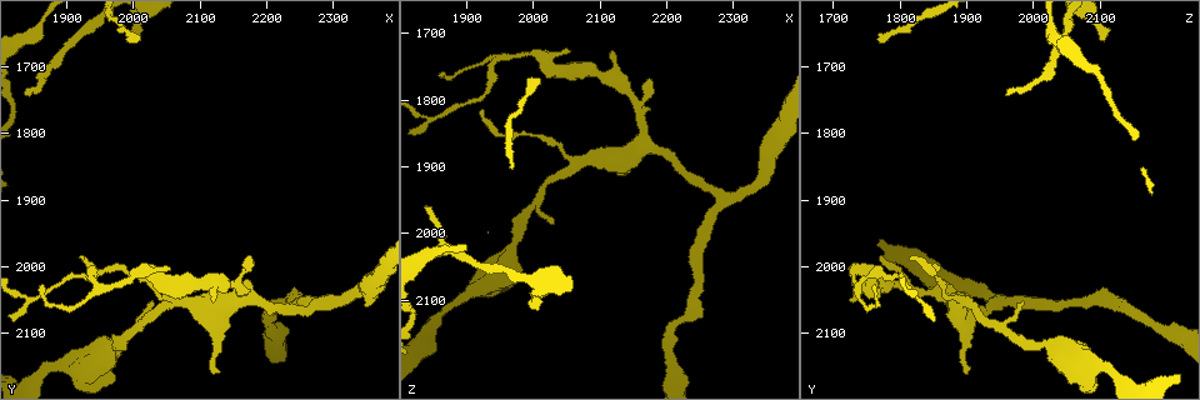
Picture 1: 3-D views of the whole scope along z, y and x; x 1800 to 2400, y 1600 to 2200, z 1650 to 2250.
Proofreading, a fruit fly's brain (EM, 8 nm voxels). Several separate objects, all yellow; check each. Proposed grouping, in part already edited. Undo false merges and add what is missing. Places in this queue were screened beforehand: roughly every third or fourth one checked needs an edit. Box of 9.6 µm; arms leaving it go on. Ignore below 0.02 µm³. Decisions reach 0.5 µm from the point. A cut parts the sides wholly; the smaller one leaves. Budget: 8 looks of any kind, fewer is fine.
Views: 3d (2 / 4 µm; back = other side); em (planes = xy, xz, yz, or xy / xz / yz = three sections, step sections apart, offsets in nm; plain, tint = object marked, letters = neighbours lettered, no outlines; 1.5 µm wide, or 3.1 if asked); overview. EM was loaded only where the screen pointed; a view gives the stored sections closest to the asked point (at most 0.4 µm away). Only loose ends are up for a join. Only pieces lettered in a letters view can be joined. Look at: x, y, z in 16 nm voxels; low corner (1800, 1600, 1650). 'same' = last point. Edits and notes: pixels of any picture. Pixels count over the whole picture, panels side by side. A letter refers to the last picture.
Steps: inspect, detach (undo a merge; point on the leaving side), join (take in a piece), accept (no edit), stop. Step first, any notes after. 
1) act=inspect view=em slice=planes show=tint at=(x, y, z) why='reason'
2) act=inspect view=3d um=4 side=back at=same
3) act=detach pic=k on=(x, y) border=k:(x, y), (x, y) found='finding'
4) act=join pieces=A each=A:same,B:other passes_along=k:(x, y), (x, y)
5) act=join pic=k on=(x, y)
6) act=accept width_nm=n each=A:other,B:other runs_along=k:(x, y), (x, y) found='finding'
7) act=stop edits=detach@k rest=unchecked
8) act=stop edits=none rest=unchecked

act=inspect view=3d um=2 at=(1995, 1665, 2105) why='free end'

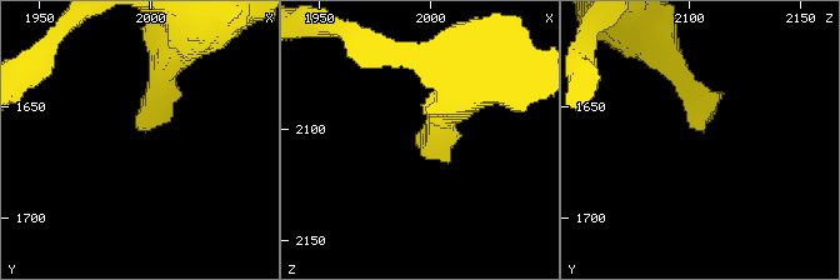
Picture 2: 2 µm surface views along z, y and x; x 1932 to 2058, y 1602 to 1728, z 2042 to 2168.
act=inspect view=em slice=planes show=letters at=(1996, 1660, 2108)

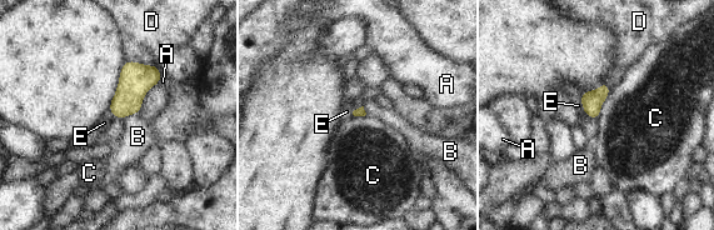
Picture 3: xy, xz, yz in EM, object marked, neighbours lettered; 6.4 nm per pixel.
act=accept longest_contact=D:200nm each=A:other,B:other,C:other,D:other,E:other border=3:(608, 96), (597, 118) found='none of them fits'

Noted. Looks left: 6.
act=inspect view=3d um=2 at=(1995, 2015, 1730) why='a narrow waist'

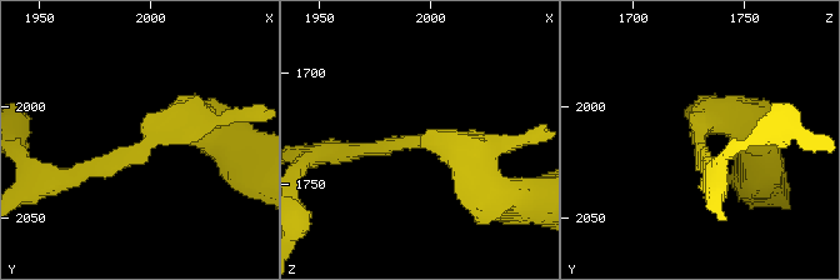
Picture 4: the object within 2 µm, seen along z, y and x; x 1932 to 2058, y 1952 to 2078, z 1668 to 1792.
act=inspect view=em slice=planes show=letters at=(1992, 2019, 1732)

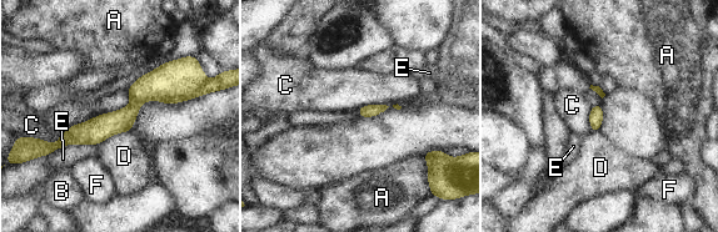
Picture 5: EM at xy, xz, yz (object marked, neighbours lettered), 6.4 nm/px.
act=detach pic=5 on=(217, 84) width_nm=80 each=A:other,B:other,C:other,D:other,E:other,F:other part_leaving=5:(136, 105), (120, 121), (56, 146) found='two neurons meet here'

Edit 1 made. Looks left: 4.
act=inspect view=3d um=2 at=(1835, 1740, 1960) why='tapers out'

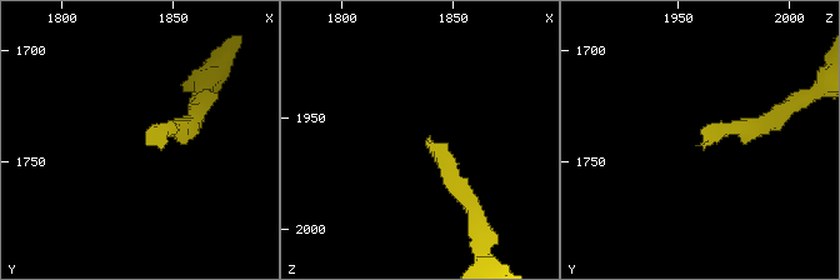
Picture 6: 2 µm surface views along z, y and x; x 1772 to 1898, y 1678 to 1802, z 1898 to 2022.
act=inspect view=em slice=planes show=tint at=(1838, 1738, 1961) why='shape alone is not enough'

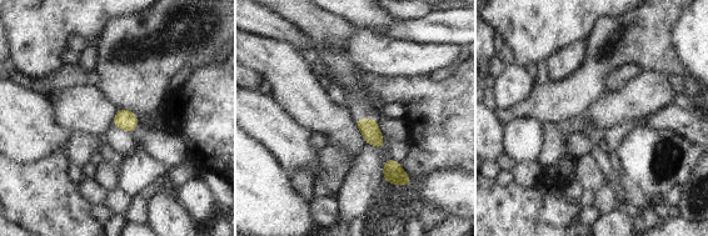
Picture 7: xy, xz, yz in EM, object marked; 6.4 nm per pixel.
act=inspect view=em slice=planes show=letters at=same why='see the neighbours'

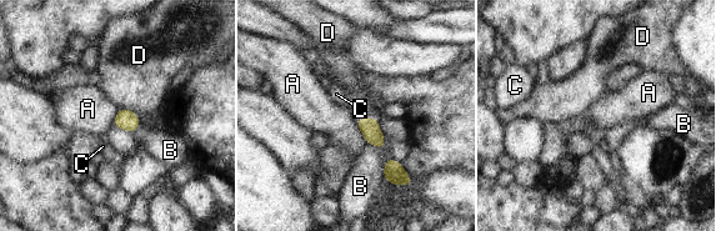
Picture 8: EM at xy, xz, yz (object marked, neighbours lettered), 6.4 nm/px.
act=accept each=A:other,B:other,C:other,D:other border=8:(354, 119), (367, 142) found='none of them fits'

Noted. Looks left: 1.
act=stop edits=detach@5 rest=unchecked

